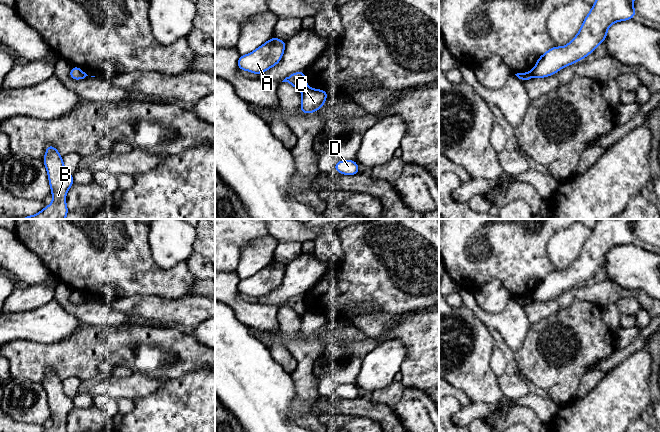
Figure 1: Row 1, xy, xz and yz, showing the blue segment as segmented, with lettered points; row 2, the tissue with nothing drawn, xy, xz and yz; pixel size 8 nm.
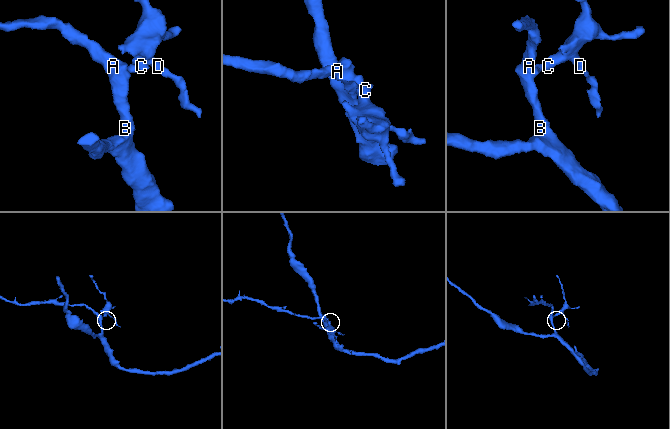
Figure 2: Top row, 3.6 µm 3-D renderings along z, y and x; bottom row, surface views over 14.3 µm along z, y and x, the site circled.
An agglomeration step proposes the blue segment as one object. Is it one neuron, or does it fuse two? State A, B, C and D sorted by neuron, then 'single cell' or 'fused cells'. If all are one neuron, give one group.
A B / C D; fused cells

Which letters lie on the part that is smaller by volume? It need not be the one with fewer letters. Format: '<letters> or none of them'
C, D

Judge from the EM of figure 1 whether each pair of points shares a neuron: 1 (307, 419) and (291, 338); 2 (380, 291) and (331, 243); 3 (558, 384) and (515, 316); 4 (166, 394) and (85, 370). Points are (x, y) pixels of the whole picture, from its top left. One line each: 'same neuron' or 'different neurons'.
1: same neuron
2: different neurons
3: different neurons
4: different neurons

